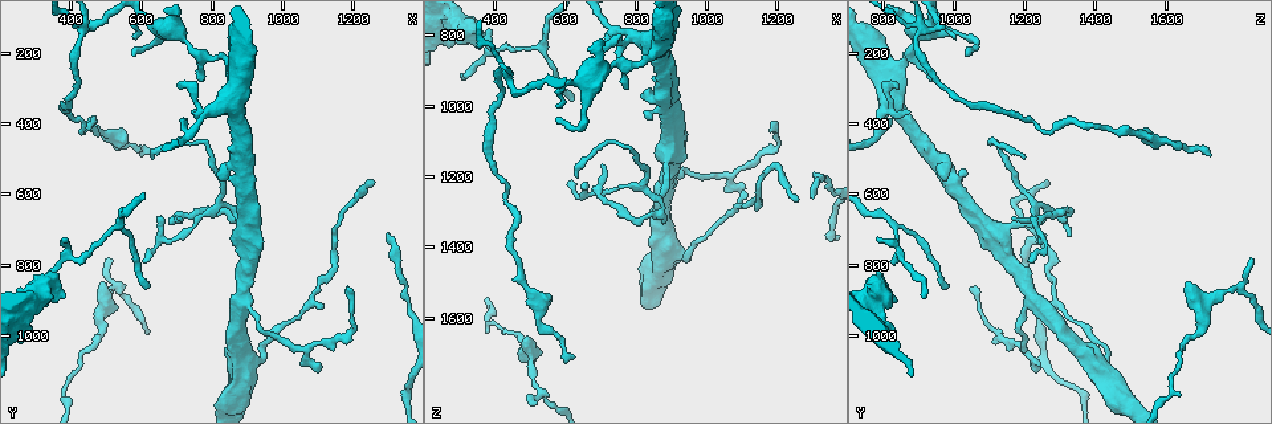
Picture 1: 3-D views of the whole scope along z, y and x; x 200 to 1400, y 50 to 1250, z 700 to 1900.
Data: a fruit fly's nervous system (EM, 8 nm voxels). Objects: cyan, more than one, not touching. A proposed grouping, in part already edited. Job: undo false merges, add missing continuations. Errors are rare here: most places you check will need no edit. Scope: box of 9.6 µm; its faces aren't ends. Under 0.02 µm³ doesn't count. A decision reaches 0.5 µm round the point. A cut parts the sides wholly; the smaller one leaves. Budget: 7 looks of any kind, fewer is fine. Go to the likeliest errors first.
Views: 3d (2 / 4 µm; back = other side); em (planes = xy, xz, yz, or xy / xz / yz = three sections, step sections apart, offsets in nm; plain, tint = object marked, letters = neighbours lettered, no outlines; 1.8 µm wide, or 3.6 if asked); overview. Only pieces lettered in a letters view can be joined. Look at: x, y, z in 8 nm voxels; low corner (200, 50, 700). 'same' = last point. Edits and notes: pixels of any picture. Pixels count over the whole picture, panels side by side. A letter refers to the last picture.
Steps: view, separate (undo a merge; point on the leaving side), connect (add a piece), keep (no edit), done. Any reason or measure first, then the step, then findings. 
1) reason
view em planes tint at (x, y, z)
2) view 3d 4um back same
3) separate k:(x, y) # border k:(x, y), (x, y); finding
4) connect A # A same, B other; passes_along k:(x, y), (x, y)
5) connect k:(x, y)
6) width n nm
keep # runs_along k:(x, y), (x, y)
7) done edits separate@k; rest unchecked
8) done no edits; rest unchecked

thin end
view 3d 4um back at (1300, 720, 1260)

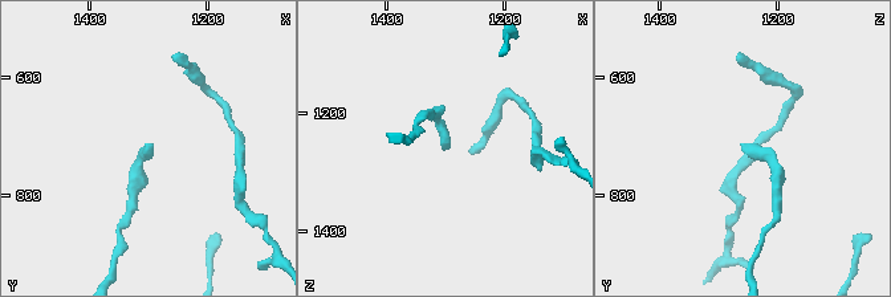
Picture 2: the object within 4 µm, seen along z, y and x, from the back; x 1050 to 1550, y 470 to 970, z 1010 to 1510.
view em xz step 4 plain at (1295, 715, 1260)

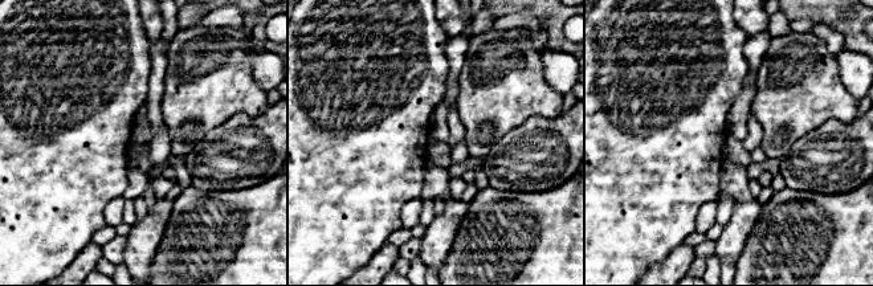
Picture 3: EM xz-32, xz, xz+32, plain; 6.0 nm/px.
view em xz step 4 letters same

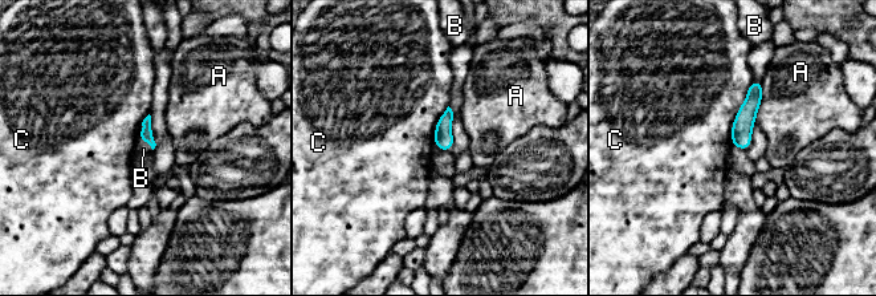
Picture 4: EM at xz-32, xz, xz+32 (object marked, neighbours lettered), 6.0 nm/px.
longest_contact C 400 nm
keep # A other, B other, C other; border 4:(139, 140), (153, 149); no lettered piece goes on from it

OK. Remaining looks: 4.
three-way junction
view em 3.6um planes letters at (900, 1070, 1410)

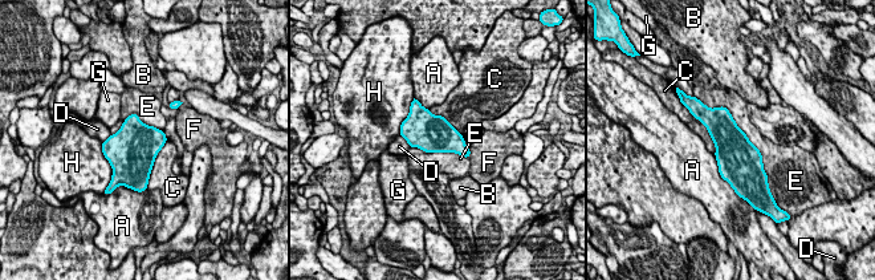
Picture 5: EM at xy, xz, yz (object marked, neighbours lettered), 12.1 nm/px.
keep # A other, B other, C other, D other, E other, F other, G other, H other; continuous, no second cell

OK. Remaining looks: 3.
tapers out
view em xz step 8 letters at (770, 280, 950)

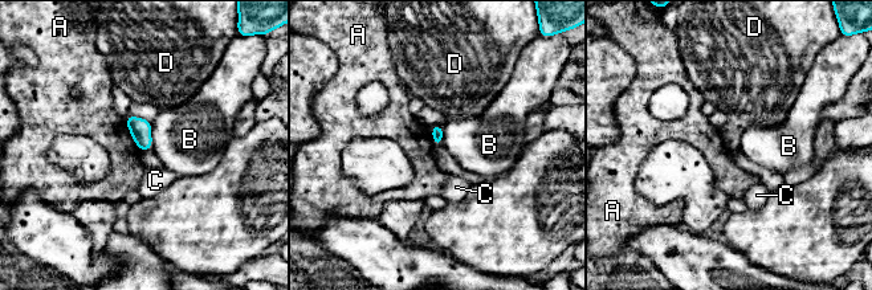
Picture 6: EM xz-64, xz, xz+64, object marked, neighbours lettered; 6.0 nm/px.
another direction
view em planes letters same

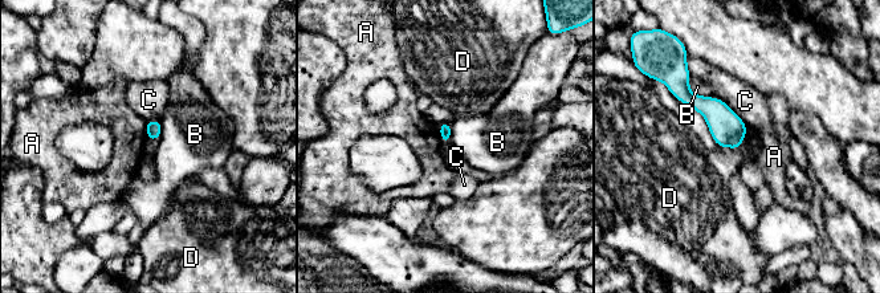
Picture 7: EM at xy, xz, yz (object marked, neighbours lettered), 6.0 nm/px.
keep # A other, B other, C other, D other; none of them fits

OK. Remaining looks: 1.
done no edits; rest unchecked

